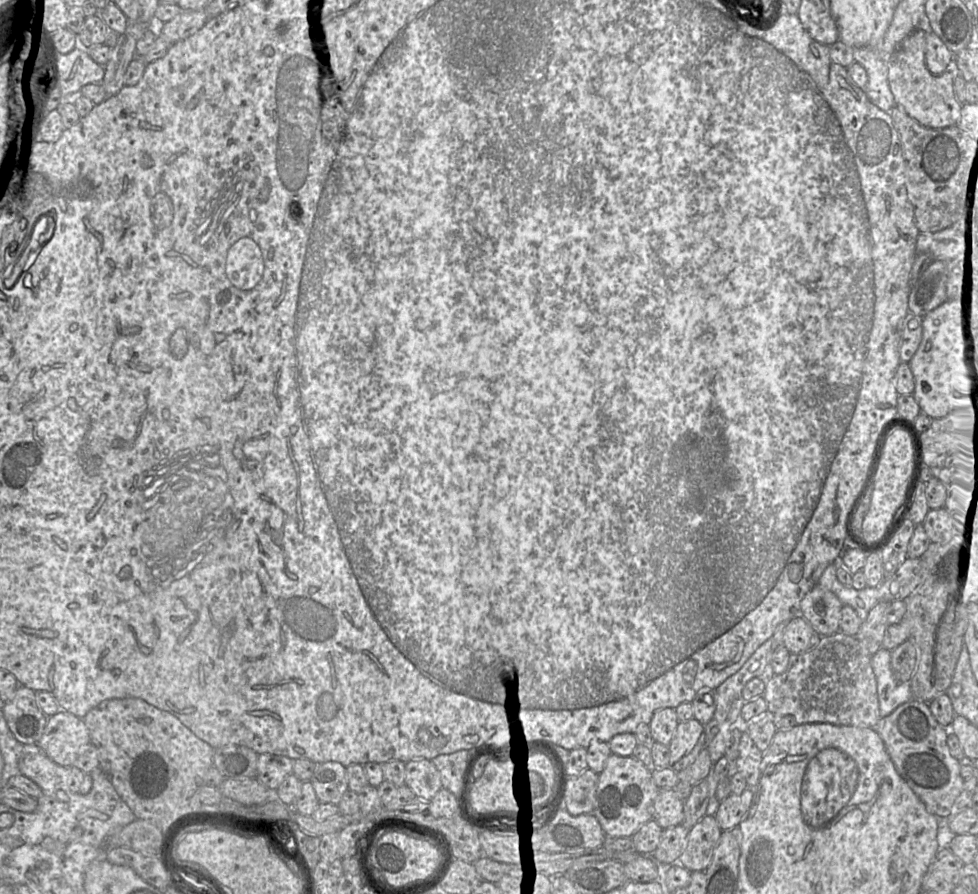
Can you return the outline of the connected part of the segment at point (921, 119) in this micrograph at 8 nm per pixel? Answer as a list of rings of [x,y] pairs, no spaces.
[[[914,30],[898,43],[888,62],[888,81],[895,103],[921,125],[944,128],[955,125],[960,119],[962,105],[954,90],[954,77],[950,71],[934,75],[926,66],[926,33]]]

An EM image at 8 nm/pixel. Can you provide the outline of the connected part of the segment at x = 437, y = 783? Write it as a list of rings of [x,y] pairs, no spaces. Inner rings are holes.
[[[427,759],[405,763],[405,785],[423,801],[430,801],[442,789],[440,773],[433,762]]]

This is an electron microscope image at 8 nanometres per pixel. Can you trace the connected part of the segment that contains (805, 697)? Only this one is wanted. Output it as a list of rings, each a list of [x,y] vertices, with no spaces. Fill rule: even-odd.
[[[841,632],[821,636],[819,643],[811,650],[799,654],[790,653],[787,670],[772,676],[766,681],[763,698],[768,707],[769,716],[792,716],[797,725],[806,723],[829,723],[874,728],[881,719],[879,698],[872,671],[870,656],[866,655],[855,636]]]

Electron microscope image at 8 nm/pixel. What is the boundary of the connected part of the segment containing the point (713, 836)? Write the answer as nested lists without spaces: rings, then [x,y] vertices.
[[[705,815],[689,829],[686,848],[677,864],[691,872],[704,871],[712,861],[722,832],[715,816]]]

